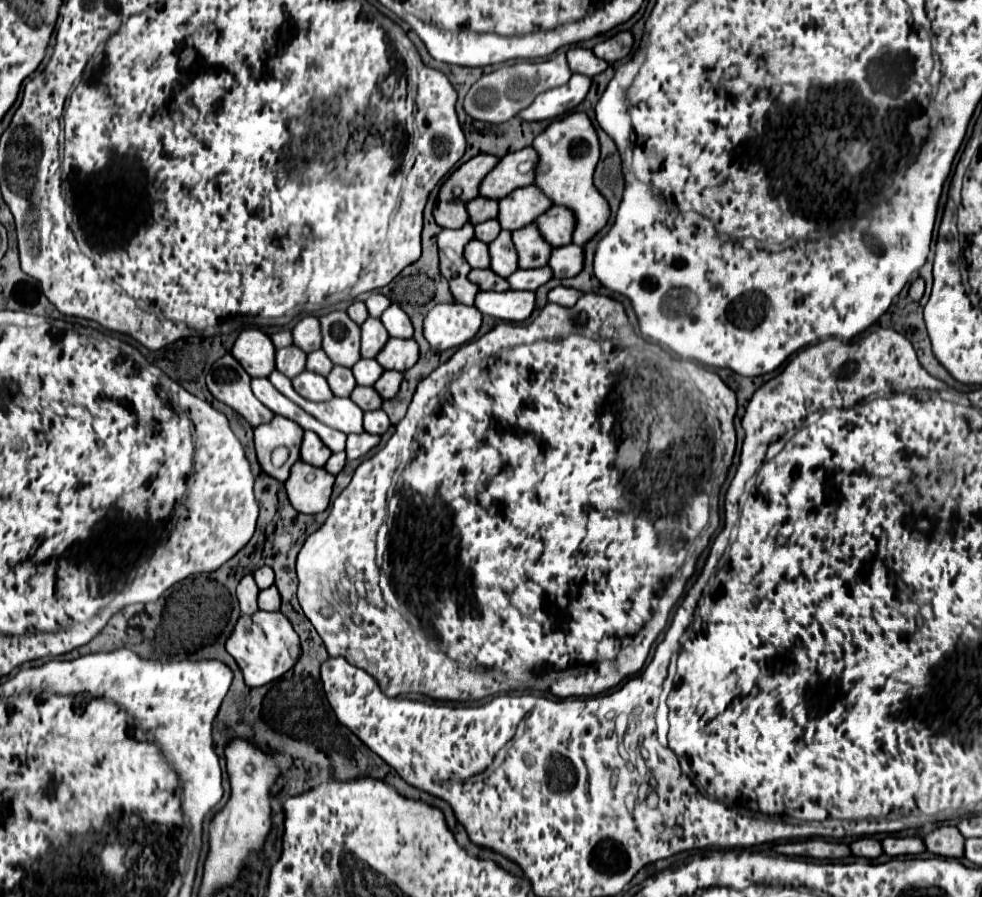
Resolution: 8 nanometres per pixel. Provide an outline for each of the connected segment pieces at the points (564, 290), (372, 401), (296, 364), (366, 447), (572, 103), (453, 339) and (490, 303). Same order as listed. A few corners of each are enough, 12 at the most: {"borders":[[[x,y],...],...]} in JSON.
{"borders":[[[555,287],[547,299],[557,305],[573,305],[583,293]],[[355,387],[351,399],[363,409],[381,409],[373,387]],[[295,345],[277,351],[277,369],[289,379],[305,369],[307,355]],[[347,435],[347,459],[367,455],[379,435]],[[591,79],[569,83],[543,91],[519,111],[523,121],[555,119],[575,109]],[[461,303],[435,305],[423,335],[433,349],[475,337],[481,313]],[[479,291],[483,315],[525,321],[535,307],[533,291]]]}

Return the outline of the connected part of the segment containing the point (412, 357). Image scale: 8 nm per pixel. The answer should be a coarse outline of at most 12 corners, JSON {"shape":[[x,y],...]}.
{"shape":[[391,337],[377,353],[383,369],[407,371],[419,359],[413,339]]}

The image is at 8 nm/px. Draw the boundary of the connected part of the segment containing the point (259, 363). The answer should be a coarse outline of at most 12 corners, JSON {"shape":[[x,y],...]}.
{"shape":[[259,329],[241,331],[231,355],[251,377],[269,377],[275,347]]}

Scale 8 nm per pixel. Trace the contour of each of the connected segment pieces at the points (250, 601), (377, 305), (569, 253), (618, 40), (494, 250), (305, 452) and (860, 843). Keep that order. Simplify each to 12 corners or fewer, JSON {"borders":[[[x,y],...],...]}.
{"borders":[[[245,575],[237,585],[243,615],[253,615],[259,587],[253,575]],[[381,293],[365,301],[371,317],[381,317],[391,301]],[[555,247],[547,265],[557,279],[583,269],[583,249]],[[619,31],[597,43],[593,53],[607,63],[623,59],[633,47],[633,35]],[[511,233],[489,243],[491,271],[501,277],[517,269]],[[305,431],[301,459],[309,465],[323,467],[331,457],[329,447]],[[873,837],[853,841],[851,855],[877,859],[881,843]]]}

